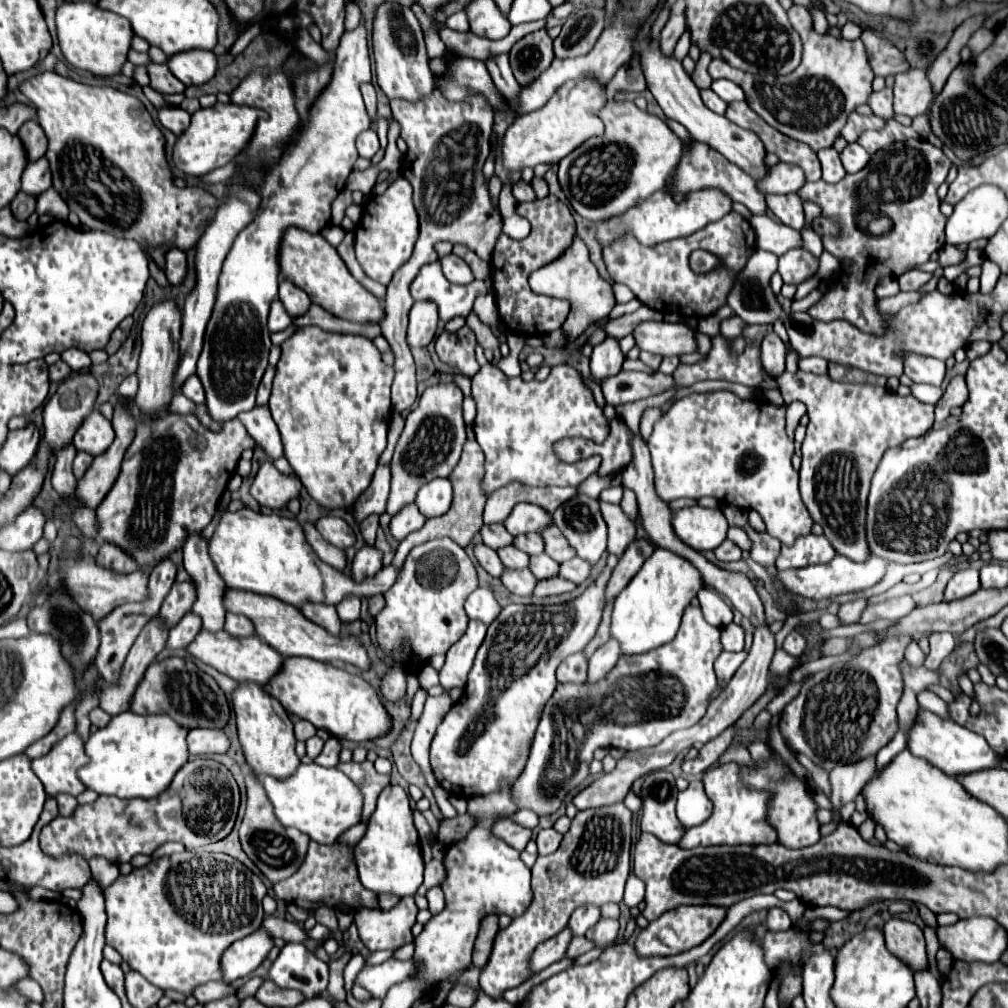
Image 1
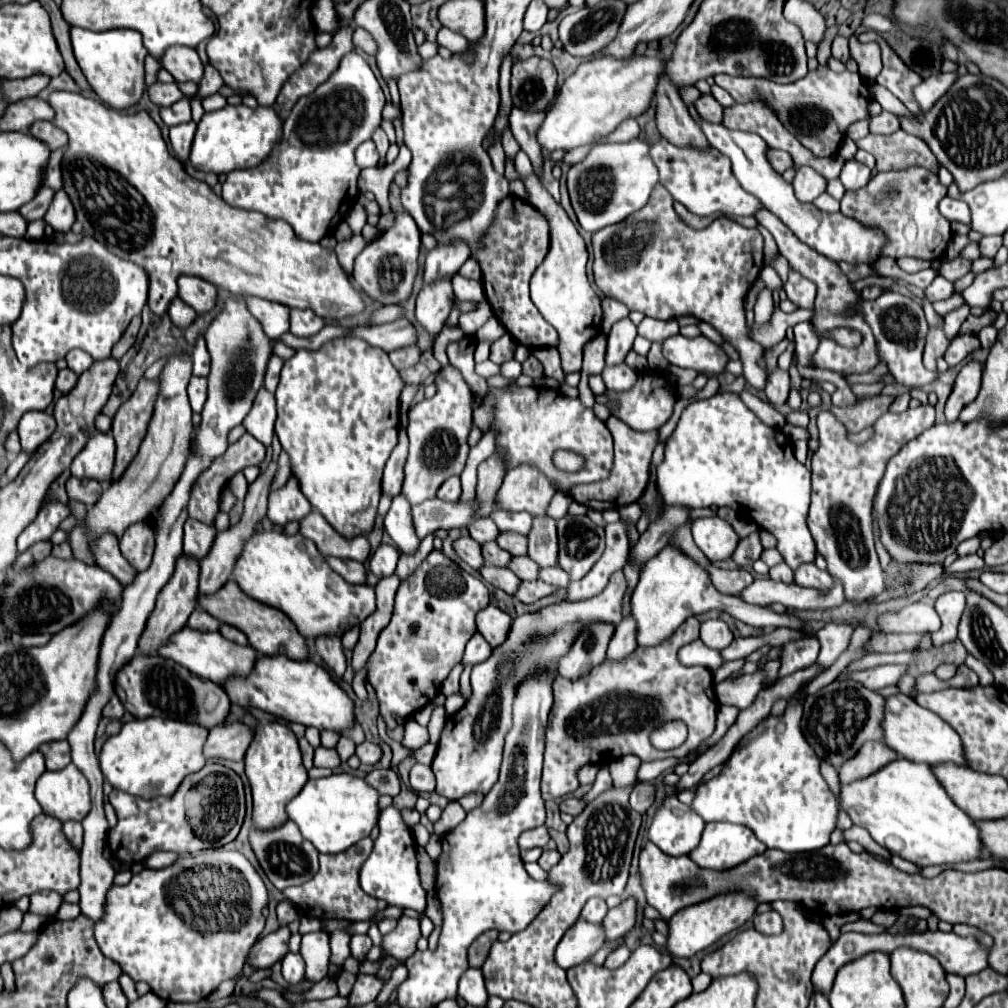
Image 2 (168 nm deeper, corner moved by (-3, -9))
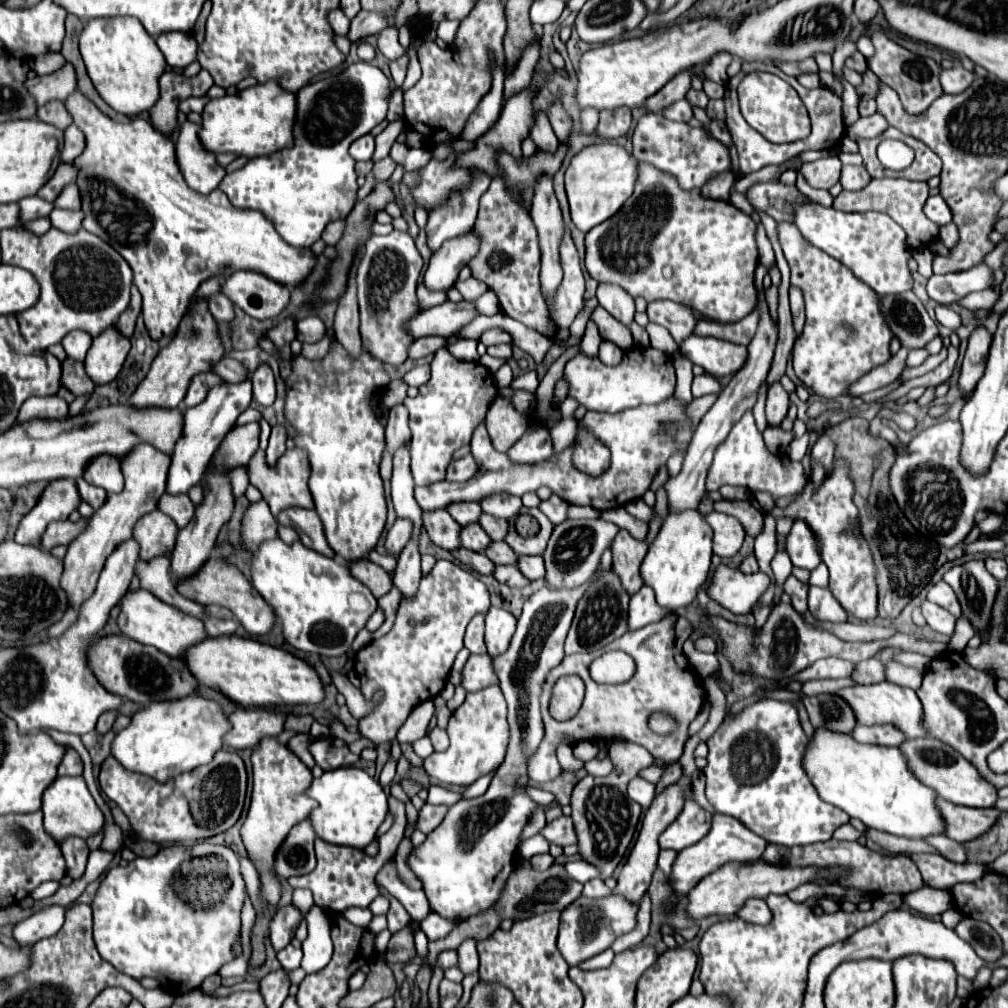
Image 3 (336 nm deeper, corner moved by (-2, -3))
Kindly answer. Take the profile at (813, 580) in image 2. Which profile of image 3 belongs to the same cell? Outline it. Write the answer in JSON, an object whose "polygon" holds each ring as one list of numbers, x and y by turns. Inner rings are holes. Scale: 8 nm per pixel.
{"polygon":[[810,586,810,594,808,594,808,606,812,616,818,622,846,622,846,610,838,604,838,600,834,600,834,596,830,594,828,588,816,588]]}

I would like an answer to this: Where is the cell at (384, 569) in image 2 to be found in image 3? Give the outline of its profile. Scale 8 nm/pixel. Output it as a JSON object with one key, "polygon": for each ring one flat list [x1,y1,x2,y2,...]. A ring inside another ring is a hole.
{"polygon":[[396,520,394,526,388,530,388,536,386,536,386,550,394,556,398,556,402,552,402,548,408,544,410,540,410,532,412,532,412,524,408,520]]}

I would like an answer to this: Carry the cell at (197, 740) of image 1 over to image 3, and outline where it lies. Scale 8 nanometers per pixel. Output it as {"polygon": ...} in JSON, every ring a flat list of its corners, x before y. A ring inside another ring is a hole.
{"polygon":[[254,708,254,710,236,710,230,714,232,730,224,738,224,746,234,746,234,748,254,748,260,744,262,738,266,736,278,736,284,730,286,714,282,712,270,712,264,708]]}

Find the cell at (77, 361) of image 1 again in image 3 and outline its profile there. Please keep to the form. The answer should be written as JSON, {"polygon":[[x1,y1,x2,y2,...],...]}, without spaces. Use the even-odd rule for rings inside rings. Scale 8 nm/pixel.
{"polygon":[[74,330,62,340,66,354,78,362,84,362,84,356,86,356,90,344,92,344,92,336,88,332,82,332,82,330]]}

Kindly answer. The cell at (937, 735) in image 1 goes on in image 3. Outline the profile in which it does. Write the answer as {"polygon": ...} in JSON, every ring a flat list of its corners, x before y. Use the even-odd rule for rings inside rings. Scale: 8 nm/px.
{"polygon":[[882,680,878,684,868,684,868,686,856,684,850,688,842,688,838,690,838,696,850,702,850,708,854,708,854,716,858,716,858,724,868,724,868,726,894,724,906,734,906,738,926,736,926,730,922,728,922,704,912,688,904,688,888,680]]}

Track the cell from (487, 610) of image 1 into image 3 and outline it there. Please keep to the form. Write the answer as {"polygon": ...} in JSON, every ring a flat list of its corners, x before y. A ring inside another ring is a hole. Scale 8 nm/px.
{"polygon":[[490,608,486,614,486,646,490,656,500,656,510,646,516,628,516,618,500,608]]}

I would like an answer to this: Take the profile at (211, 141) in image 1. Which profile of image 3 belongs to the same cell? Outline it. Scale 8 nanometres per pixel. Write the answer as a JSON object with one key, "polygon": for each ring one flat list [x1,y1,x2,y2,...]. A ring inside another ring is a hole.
{"polygon":[[270,80,270,84,256,84,236,94,212,98,202,112,200,140,214,154,236,152,248,158,268,156,276,150,294,144,292,138,294,116,296,116,296,94,278,88,278,80]]}

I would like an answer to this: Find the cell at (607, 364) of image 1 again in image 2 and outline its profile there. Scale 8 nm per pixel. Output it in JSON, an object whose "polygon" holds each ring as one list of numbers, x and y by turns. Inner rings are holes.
{"polygon":[[629,318,619,320,613,324,609,336,607,336,607,354,605,354,605,366,619,366,625,362,627,352,633,348,633,340,637,336,637,328]]}

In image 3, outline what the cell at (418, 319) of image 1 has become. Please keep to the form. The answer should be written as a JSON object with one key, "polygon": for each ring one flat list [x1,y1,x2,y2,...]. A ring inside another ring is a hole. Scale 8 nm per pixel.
{"polygon":[[472,228,470,232,466,232,466,236,456,236,454,240,446,240,446,244,442,244,442,248,438,248,438,252,432,254,428,270,424,274,424,282,430,290,450,290,454,286,454,280,458,278,458,272,476,256,478,252,478,232]]}

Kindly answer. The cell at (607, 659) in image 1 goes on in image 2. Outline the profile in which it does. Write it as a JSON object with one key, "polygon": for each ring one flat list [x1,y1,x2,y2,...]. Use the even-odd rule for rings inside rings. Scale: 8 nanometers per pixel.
{"polygon":[[627,616,617,628,615,628,615,634,609,642,609,648,607,648,607,660,609,662,619,662,623,658,627,658,633,650,637,648,637,642,635,642,635,622,631,616]]}

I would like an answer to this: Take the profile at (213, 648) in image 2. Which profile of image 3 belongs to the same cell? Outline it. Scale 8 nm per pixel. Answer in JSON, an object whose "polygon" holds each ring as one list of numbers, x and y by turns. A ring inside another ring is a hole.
{"polygon":[[144,588,138,590,128,590,126,598,120,600,120,614,118,614,118,628,124,636,146,644,146,646,154,646,160,652,168,654,168,656,178,656,182,658,184,650,188,646,194,646,202,640,206,640,206,630,204,624,200,620,196,620,194,616,188,616,176,608,172,608,170,604,158,600,156,596,152,596,150,592,146,592]]}

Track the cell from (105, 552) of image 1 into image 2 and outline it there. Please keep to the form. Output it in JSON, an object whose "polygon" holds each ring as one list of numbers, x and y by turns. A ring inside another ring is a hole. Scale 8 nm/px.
{"polygon":[[147,522,131,524,125,534,119,538,119,550,123,558,137,570,143,572,151,564,155,548,155,532]]}

